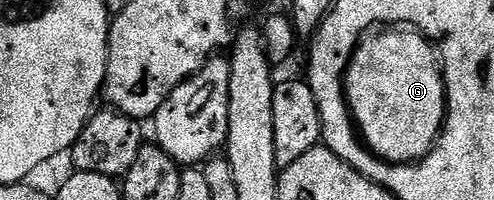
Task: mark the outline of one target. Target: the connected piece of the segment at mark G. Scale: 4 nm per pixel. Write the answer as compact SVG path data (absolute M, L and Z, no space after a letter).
M415 29L365 34L344 72L342 98L369 151L386 163L419 163L440 138L446 114L437 48Z

